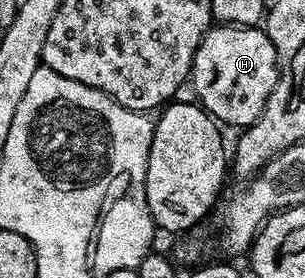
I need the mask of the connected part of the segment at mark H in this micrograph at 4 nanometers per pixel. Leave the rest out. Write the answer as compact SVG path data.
M215 24L207 29L202 37L200 47L196 47L196 55L192 59L189 84L194 84L197 104L201 105L215 121L226 125L242 125L249 127L260 119L272 91L280 76L278 52L272 39L262 27L243 27L240 25Z

